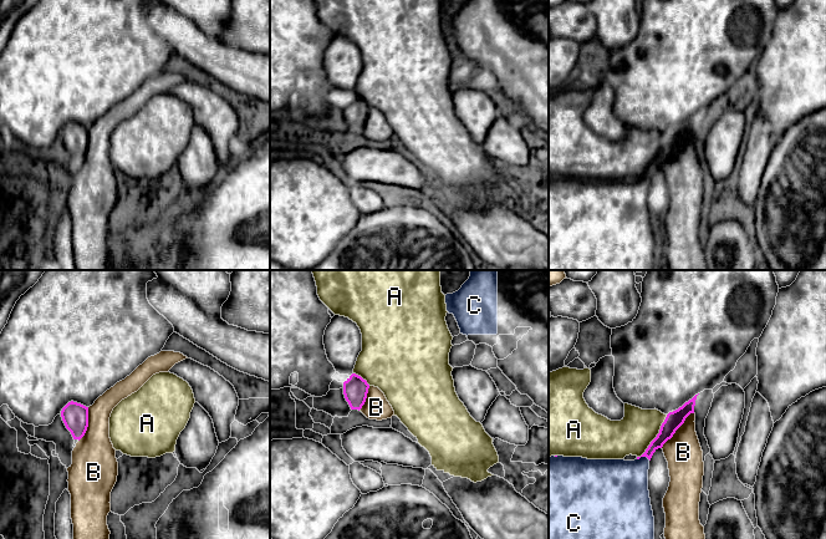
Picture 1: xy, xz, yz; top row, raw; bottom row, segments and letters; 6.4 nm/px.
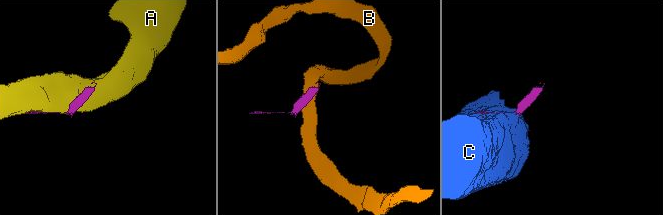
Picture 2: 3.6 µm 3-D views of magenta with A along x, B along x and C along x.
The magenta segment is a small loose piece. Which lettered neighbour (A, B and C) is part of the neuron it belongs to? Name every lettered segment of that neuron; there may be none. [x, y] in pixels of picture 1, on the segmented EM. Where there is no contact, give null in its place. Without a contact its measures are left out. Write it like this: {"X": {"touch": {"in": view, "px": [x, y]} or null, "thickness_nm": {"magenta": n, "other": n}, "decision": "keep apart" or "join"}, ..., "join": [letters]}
{"A": {"touch": {"in": "yz", "px": [656, 437]}, "thickness_nm": {"magenta": 110, "other": 240}, "decision": "keep apart"}, "B": {"touch": {"in": "yz", "px": [677, 428]}, "thickness_nm": {"magenta": 110, "other": 240}, "decision": "keep apart"}, "C": {"touch": {"in": "yz", "px": [643, 456]}, "thickness_nm": {"magenta": 100, "other": 360}, "decision": "join"}, "join": ["C"]}

